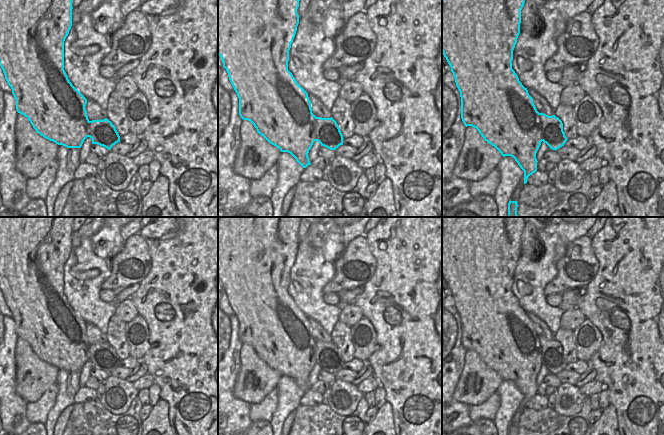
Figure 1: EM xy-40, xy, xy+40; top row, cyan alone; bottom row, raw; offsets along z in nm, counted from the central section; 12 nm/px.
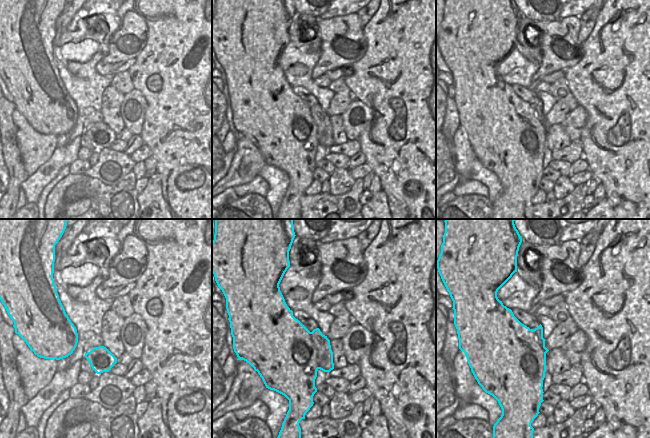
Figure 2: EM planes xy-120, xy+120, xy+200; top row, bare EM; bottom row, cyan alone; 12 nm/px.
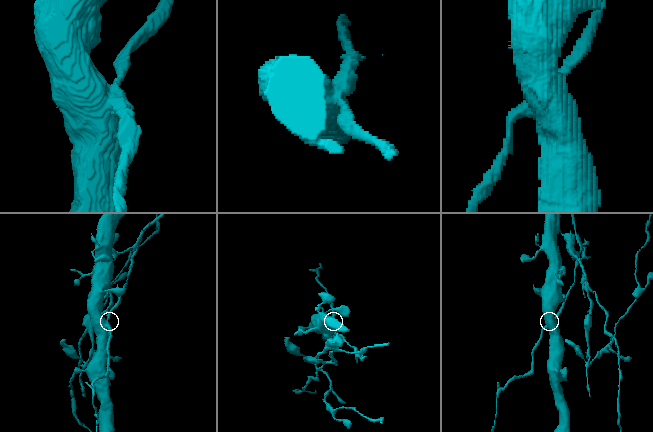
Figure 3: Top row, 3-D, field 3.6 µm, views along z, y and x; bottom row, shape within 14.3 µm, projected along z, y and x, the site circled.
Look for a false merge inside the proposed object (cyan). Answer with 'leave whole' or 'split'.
split

